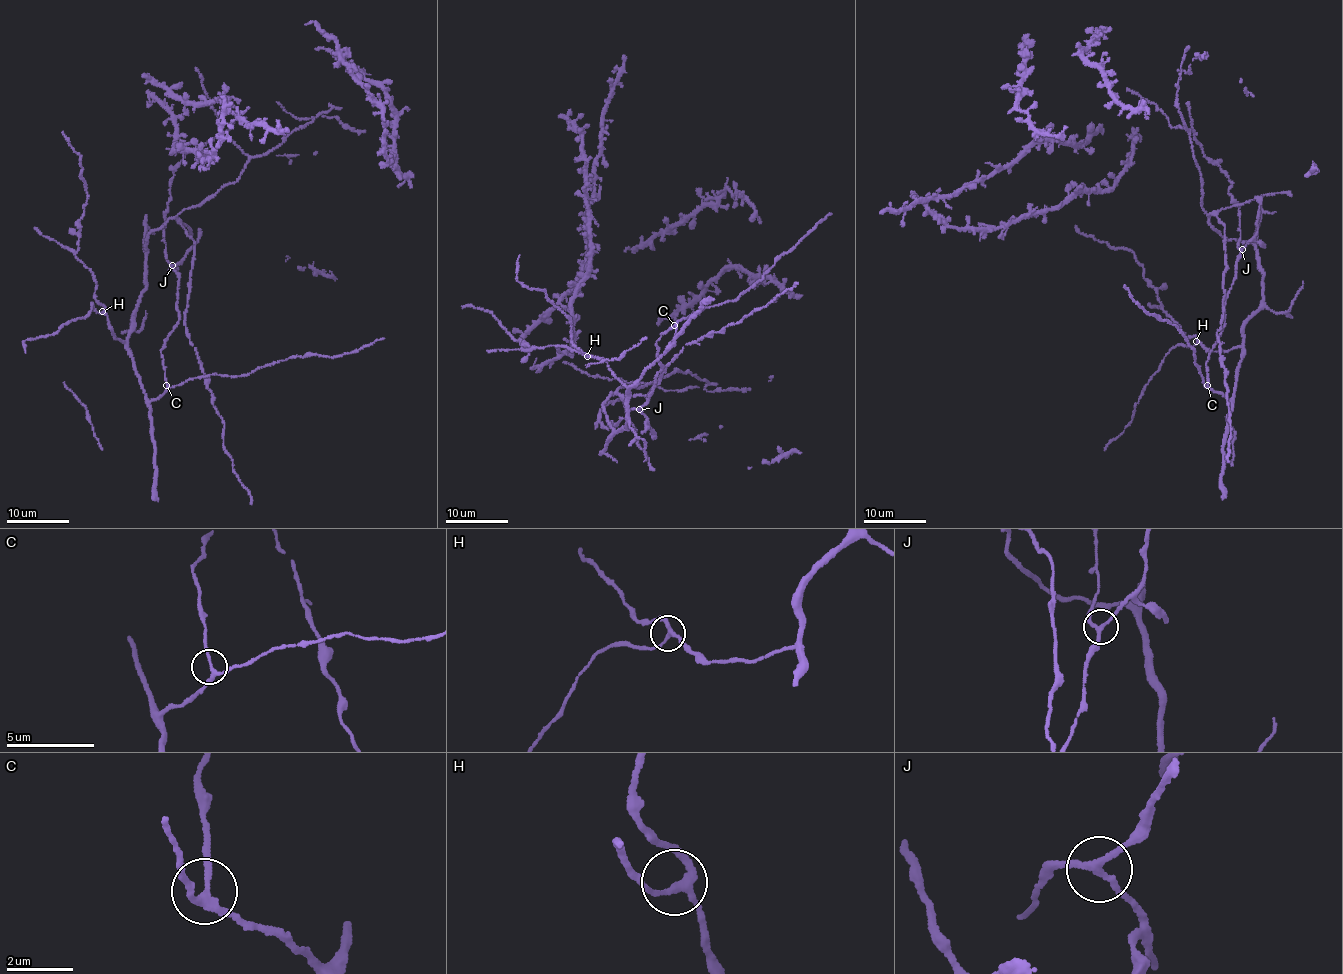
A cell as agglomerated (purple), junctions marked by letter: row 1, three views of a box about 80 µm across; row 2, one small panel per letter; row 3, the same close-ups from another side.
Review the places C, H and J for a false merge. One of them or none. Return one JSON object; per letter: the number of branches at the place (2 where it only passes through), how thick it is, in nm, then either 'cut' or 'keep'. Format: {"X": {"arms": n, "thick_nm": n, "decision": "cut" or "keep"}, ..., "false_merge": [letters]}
{"C": {"arms": 3, "thick_nm": 180, "decision": "keep"}, "H": {"arms": 3, "thick_nm": 200, "decision": "keep"}, "J": {"arms": 3, "thick_nm": 170, "decision": "cut"}, "false_merge": ["J"]}

